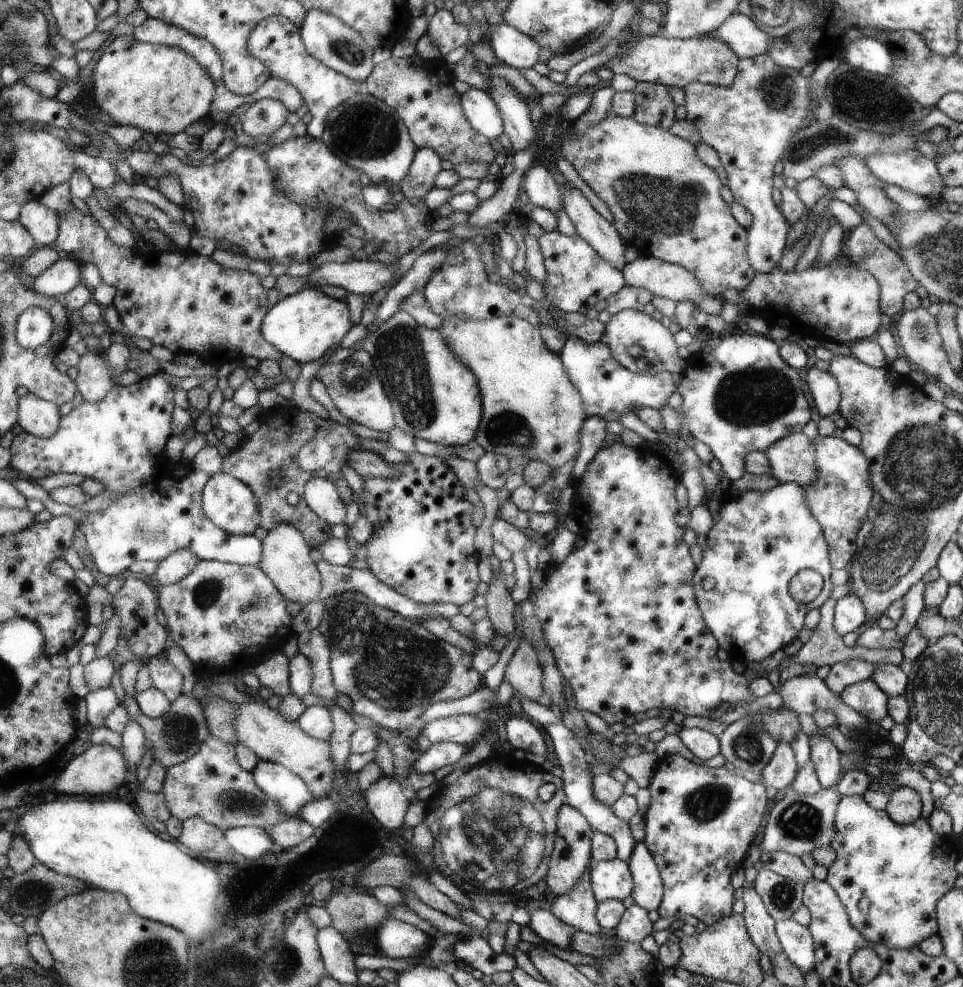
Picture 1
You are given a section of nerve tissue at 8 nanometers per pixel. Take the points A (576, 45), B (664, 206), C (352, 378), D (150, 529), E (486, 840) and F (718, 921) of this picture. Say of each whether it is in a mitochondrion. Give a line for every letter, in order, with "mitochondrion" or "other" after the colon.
A: other
B: mitochondrion
C: mitochondrion
D: mitochondrion
E: mitochondrion
F: other

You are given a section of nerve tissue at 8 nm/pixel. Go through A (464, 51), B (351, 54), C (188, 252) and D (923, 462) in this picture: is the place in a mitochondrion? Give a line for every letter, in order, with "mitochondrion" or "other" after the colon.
A: other
B: mitochondrion
C: other
D: mitochondrion

